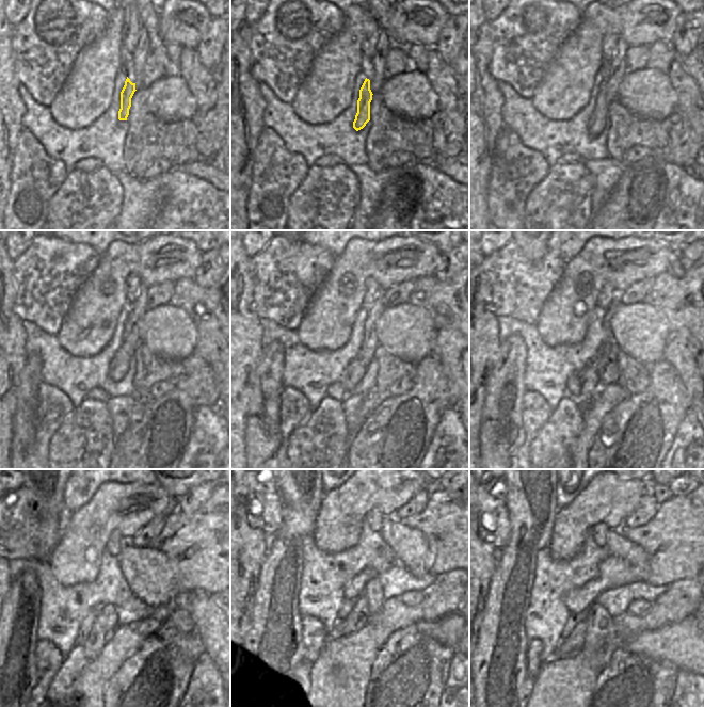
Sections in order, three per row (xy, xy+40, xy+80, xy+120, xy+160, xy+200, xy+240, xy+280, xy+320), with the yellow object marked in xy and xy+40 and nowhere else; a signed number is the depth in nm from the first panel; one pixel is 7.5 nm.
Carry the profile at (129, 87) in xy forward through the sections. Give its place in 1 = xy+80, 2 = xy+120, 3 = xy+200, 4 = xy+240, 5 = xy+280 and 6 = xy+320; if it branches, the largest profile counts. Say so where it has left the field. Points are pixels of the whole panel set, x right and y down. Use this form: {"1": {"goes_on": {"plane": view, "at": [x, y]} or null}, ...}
{"1": {"goes_on": {"plane": "xy+80", "at": [600, 116]}}, "2": {"goes_on": {"plane": "xy+120", "at": [118, 366]}}, "3": {"goes_on": {"plane": "xy+200", "at": [590, 379]}}, "4": {"goes_on": {"plane": "xy+240", "at": [107, 623]}}, "5": {"goes_on": {"plane": "xy+280", "at": [340, 630]}}, "6": {"goes_on": {"plane": "xy+320", "at": [571, 646]}}}

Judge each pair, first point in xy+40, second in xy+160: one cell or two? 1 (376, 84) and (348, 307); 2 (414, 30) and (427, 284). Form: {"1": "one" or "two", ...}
{"1": "two", "2": "two"}

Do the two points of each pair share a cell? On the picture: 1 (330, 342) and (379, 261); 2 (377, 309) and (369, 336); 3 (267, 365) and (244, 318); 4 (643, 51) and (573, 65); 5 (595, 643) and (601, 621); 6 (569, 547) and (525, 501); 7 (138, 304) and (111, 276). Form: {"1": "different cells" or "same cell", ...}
{"1": "same cell", "2": "same cell", "3": "different cells", "4": "different cells", "5": "same cell", "6": "different cells", "7": "different cells"}

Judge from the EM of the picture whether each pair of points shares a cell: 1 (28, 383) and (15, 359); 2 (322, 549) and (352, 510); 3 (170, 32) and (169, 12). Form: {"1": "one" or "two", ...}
{"1": "two", "2": "one", "3": "one"}

